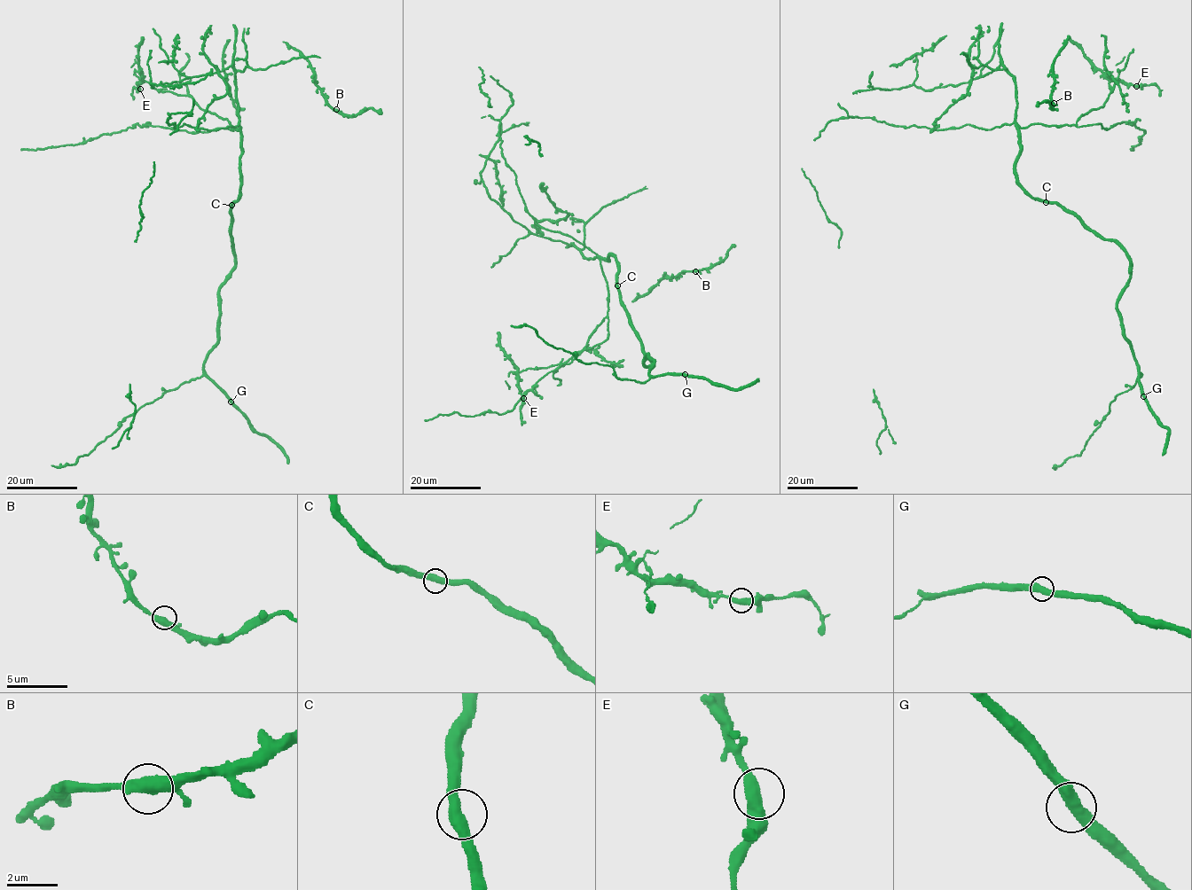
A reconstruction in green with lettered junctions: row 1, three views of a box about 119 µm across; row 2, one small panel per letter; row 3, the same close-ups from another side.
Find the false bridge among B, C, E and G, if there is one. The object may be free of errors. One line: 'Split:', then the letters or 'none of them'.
Split: none of them

